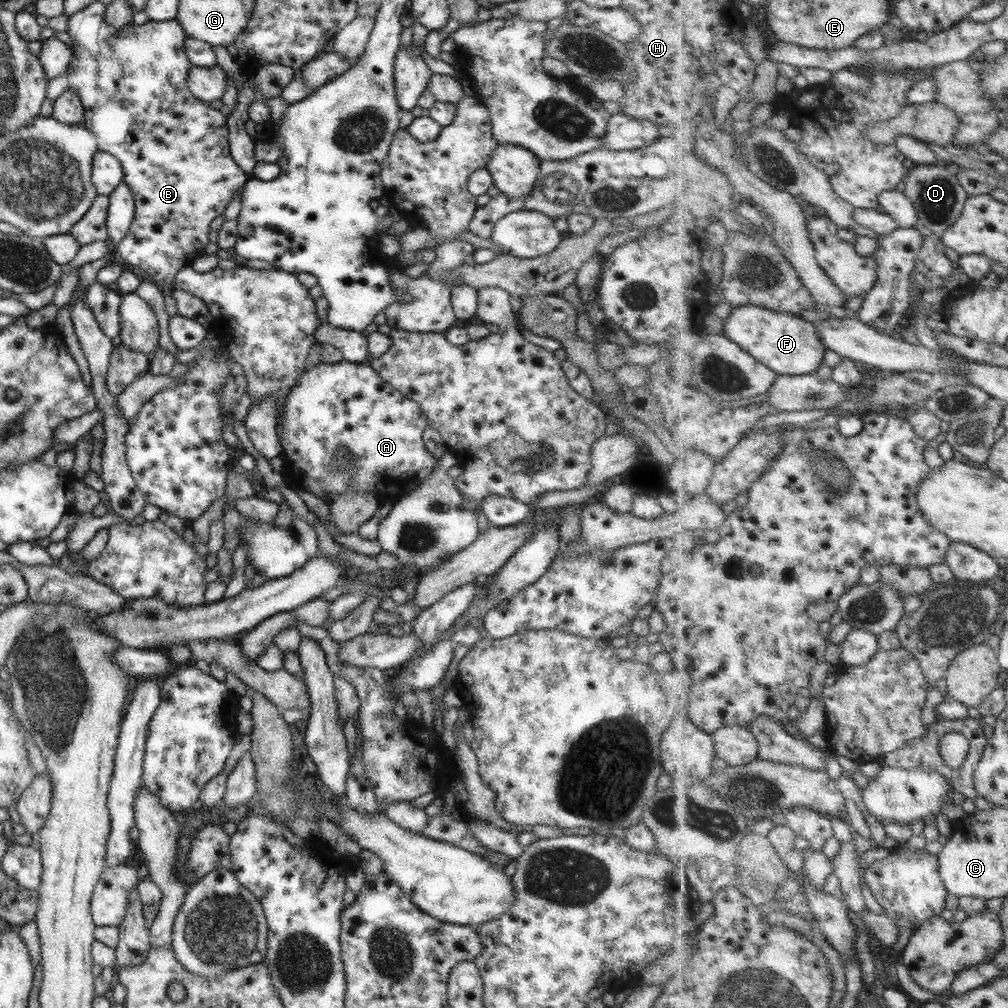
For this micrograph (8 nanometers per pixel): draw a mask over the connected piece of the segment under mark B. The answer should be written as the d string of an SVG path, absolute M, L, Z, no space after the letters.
M92 1L84 8L77 10L68 16L65 32L69 34L72 40L71 60L69 60L66 70L67 88L79 98L83 107L82 124L87 130L94 134L97 150L110 154L119 161L122 168L122 181L128 185L134 200L134 213L128 233L121 239L116 250L119 252L120 260L127 263L129 268L142 271L151 277L153 283L172 285L175 274L185 266L189 266L196 256L204 253L204 248L210 242L207 240L207 234L210 232L209 222L223 213L226 204L233 198L233 195L244 186L246 180L250 177L247 173L241 171L233 159L228 149L228 128L226 118L221 115L217 109L213 109L203 104L198 98L195 98L186 85L188 69L192 64L188 62L185 52L183 52L184 40L186 34L175 20L152 21L148 20L145 24L129 25L126 29L113 28L108 25L104 19L105 5L103 3Z

